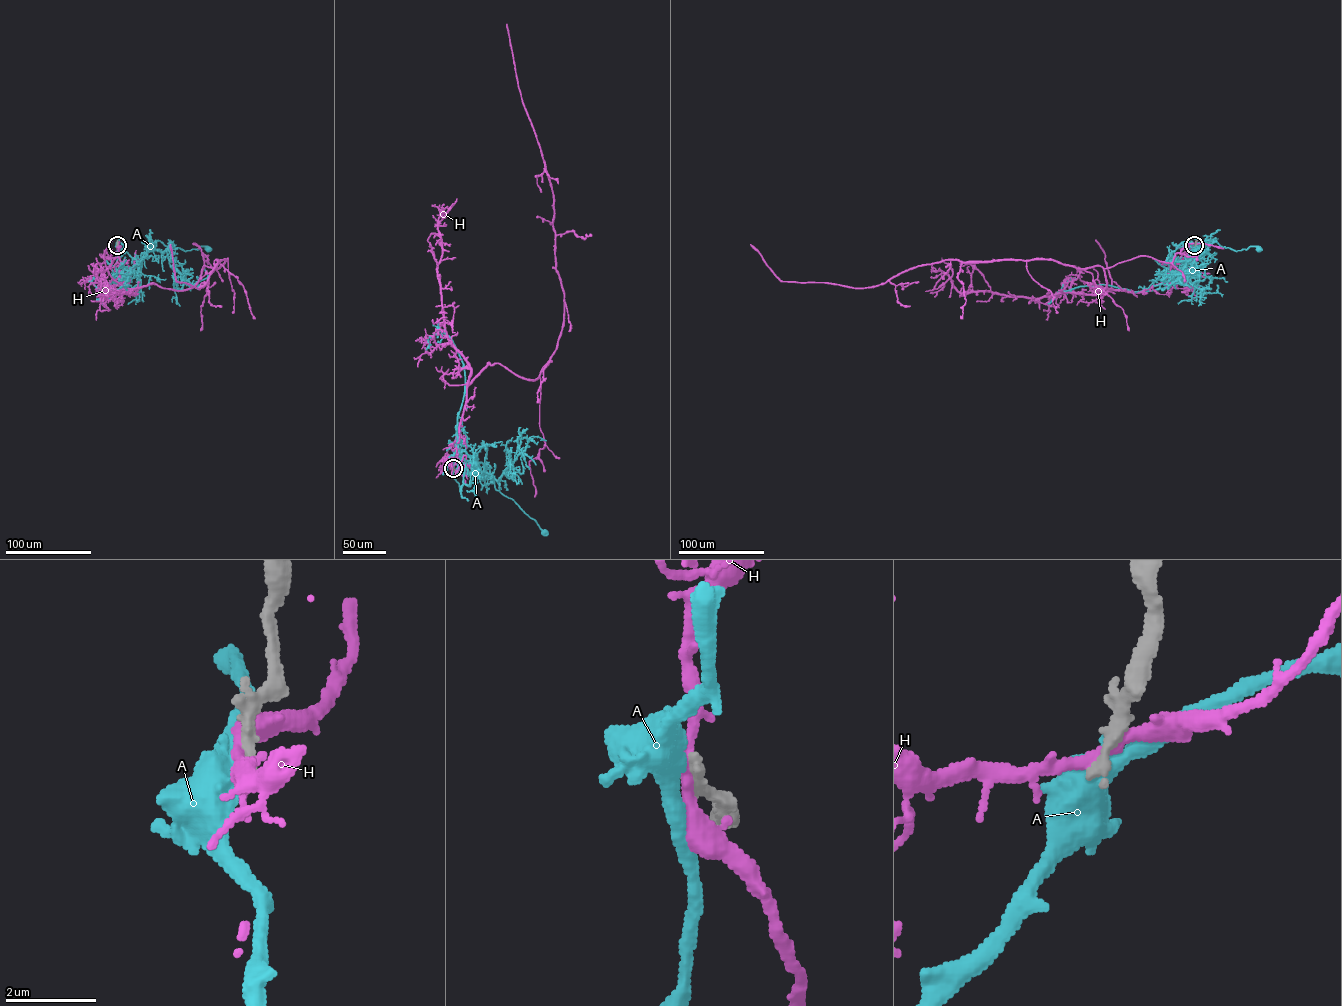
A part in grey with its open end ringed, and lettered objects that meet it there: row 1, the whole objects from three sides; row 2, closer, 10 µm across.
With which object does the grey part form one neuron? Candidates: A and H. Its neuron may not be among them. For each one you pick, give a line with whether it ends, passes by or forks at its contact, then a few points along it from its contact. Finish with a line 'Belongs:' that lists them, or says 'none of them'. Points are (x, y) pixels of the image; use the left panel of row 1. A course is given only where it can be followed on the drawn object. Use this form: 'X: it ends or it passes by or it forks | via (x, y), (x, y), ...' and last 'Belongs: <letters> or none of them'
Belongs: none of them

